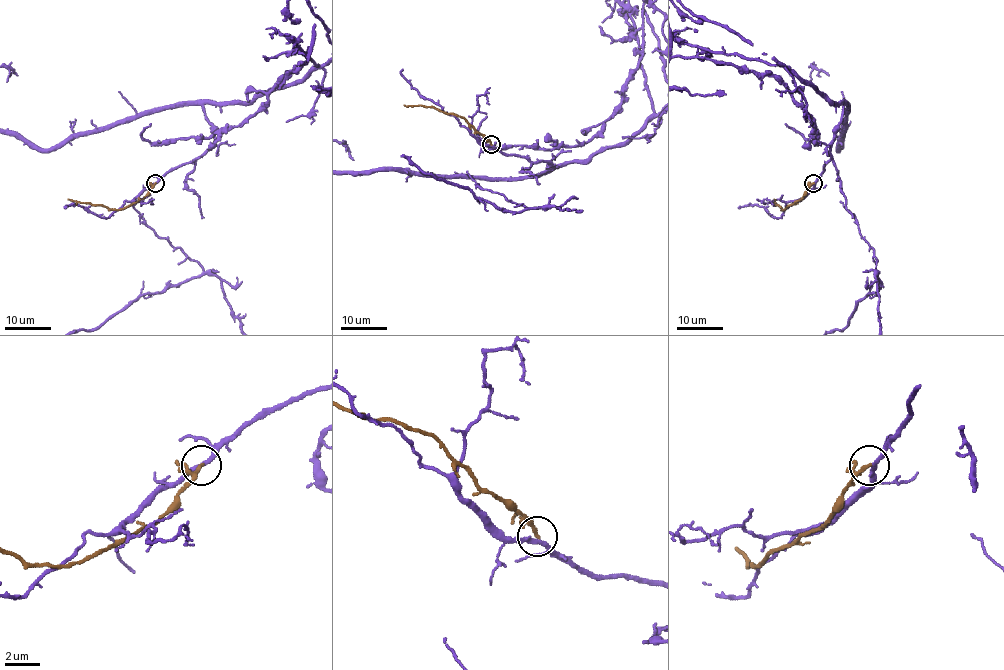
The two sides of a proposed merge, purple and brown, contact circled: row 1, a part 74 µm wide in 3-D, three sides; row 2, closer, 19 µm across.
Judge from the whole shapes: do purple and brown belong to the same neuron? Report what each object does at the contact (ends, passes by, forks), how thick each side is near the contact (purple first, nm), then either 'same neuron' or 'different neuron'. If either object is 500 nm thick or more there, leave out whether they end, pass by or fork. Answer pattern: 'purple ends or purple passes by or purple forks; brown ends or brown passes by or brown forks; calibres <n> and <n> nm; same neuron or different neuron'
purple passes by; brown ends; calibres 240 and 200 nm; different neuron

